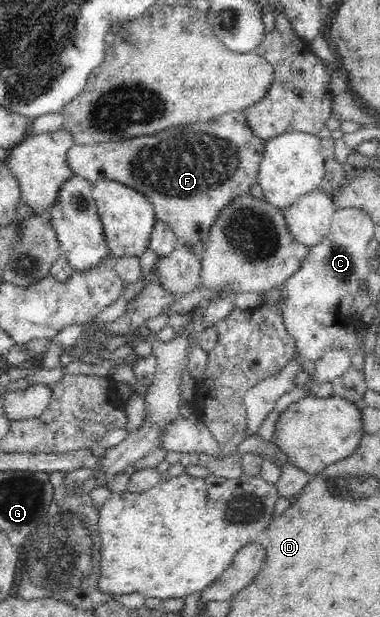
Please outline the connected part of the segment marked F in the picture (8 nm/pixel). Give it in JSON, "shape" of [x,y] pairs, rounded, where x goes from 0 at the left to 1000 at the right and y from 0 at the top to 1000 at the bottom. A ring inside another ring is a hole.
{"shape":[[[639,180],[579,186],[568,196],[474,203],[416,219],[368,219],[295,232],[195,235],[179,243],[176,266],[200,282],[237,297],[295,292],[363,308],[389,321],[411,342],[411,353],[439,361],[463,381],[468,399],[503,400],[547,391],[558,365],[579,342],[629,316],[653,314],[658,301],[679,300],[676,280],[695,248],[697,227],[663,216]]]}

